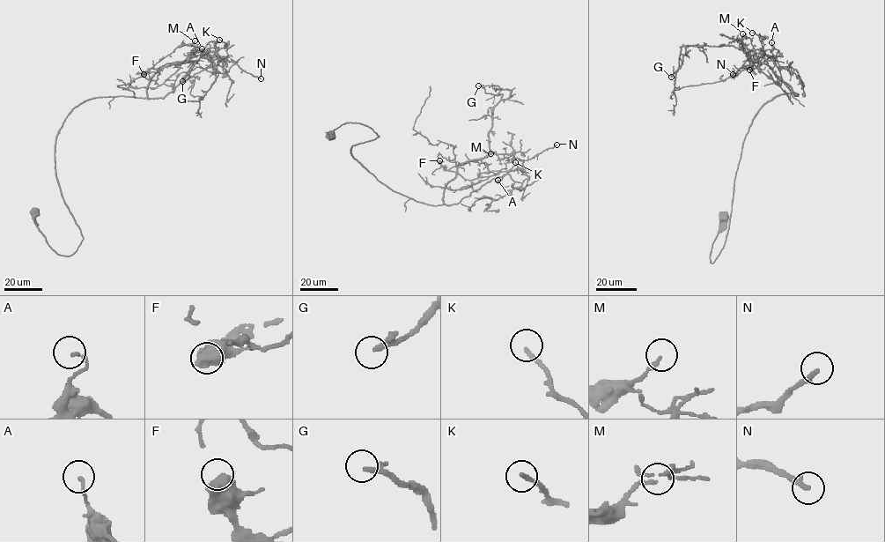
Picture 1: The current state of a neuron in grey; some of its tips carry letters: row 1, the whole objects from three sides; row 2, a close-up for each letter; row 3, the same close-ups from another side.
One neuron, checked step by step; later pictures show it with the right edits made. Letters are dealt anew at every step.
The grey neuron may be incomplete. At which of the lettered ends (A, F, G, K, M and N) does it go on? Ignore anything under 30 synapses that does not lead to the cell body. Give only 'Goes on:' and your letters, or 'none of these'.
Goes on: G

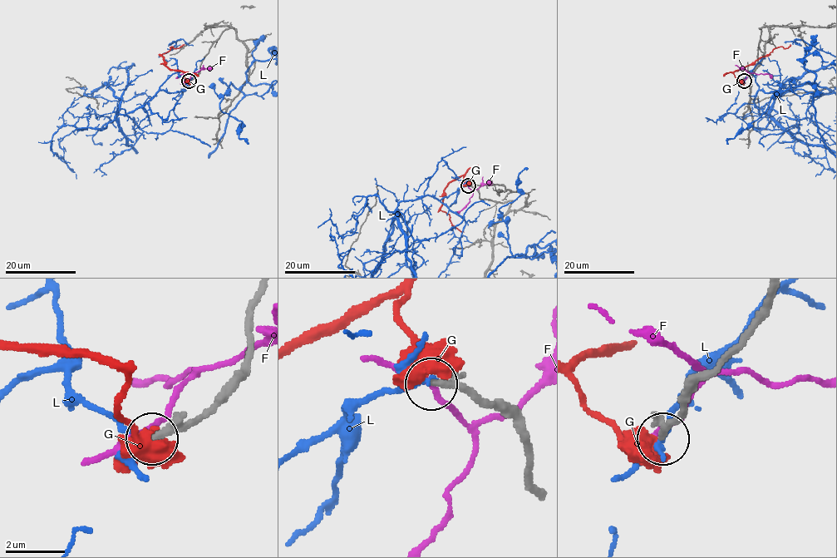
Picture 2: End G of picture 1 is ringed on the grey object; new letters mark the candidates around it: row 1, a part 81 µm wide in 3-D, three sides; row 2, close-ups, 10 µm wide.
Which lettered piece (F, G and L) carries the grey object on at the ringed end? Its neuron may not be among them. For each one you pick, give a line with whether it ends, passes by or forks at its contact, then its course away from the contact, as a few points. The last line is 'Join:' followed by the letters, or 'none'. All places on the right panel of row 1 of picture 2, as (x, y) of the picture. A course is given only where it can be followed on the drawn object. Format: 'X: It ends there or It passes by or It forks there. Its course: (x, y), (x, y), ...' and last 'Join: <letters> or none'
Join: none

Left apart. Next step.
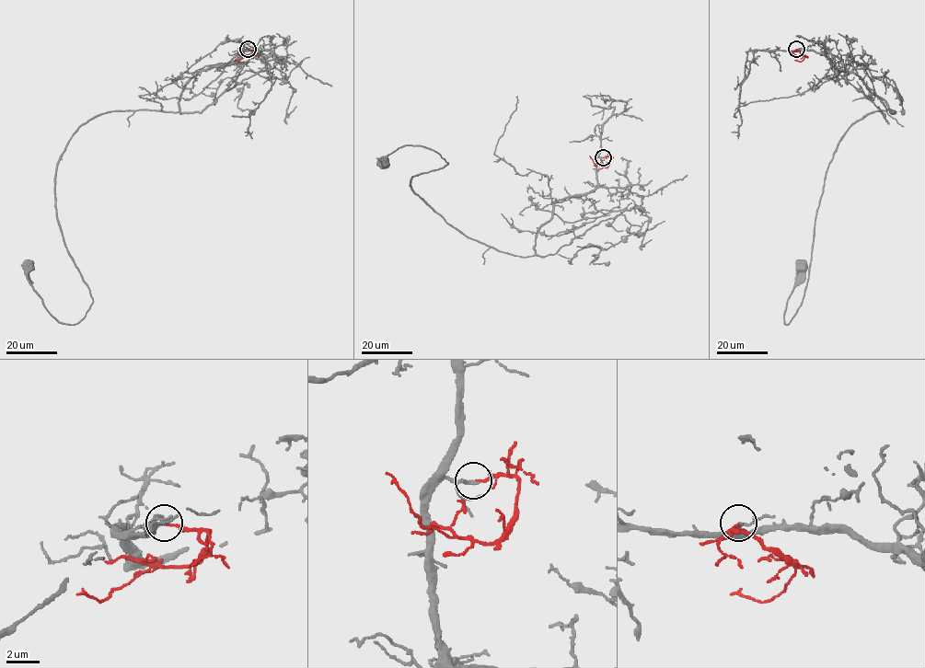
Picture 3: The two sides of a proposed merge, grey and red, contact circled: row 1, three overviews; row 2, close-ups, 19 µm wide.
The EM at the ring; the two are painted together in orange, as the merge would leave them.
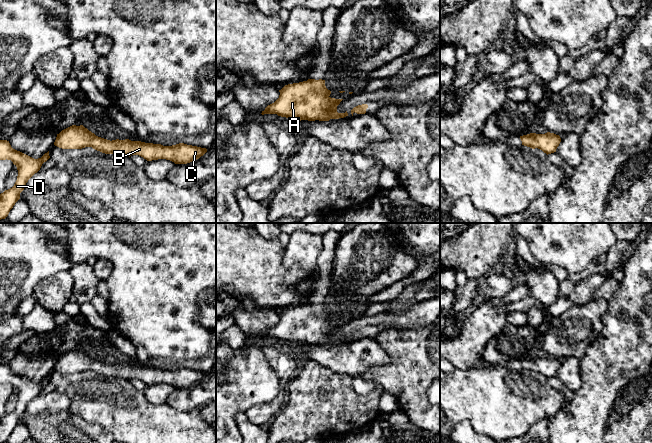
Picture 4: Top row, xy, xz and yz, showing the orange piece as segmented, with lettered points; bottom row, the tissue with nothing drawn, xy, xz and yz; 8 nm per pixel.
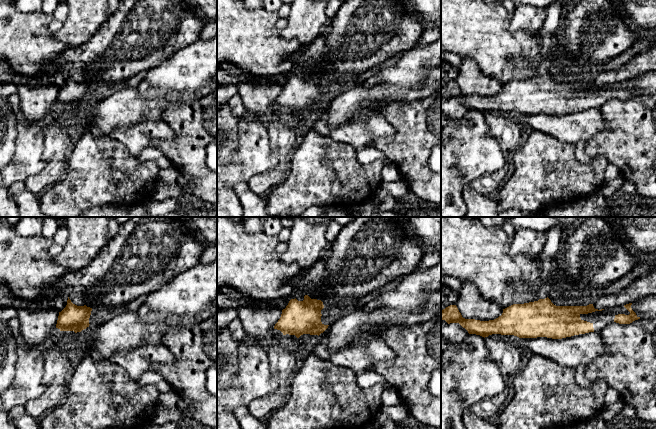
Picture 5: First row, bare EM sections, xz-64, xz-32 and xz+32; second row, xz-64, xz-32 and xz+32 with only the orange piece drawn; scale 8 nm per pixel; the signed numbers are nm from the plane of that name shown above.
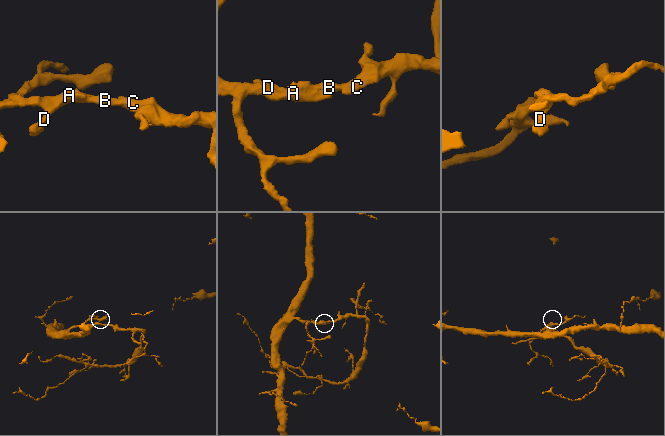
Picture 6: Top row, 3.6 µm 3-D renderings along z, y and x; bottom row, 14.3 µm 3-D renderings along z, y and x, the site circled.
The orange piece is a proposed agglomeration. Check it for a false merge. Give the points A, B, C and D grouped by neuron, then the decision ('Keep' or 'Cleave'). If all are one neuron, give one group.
Groups: A B C D. Keep

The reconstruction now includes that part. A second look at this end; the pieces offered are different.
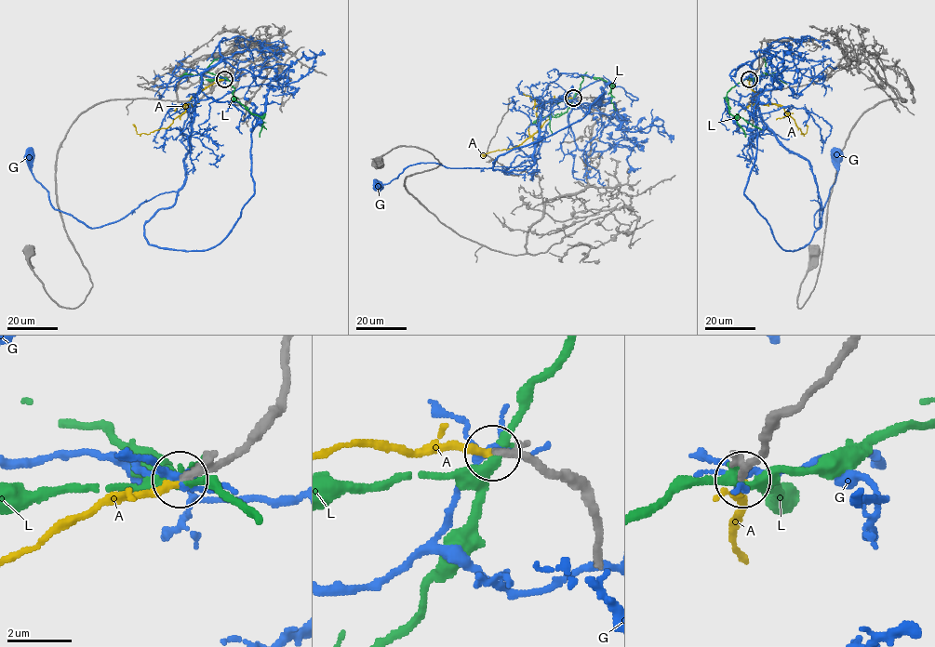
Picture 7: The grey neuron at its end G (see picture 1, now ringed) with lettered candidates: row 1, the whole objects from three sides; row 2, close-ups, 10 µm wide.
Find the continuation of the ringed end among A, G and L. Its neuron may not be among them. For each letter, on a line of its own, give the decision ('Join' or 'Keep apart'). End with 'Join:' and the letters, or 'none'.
A: Join
G: Keep apart
L: Keep apart
Join: A

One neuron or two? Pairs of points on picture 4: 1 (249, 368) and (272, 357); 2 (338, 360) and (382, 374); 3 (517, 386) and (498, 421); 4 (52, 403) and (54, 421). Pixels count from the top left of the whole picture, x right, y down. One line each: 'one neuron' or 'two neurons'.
1: two neurons
2: two neurons
3: one neuron
4: two neurons

